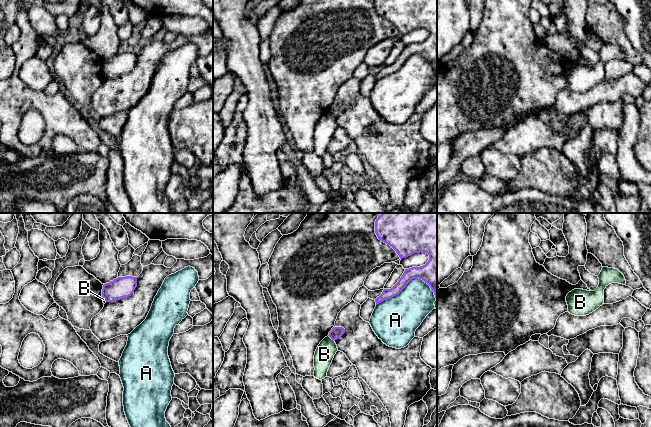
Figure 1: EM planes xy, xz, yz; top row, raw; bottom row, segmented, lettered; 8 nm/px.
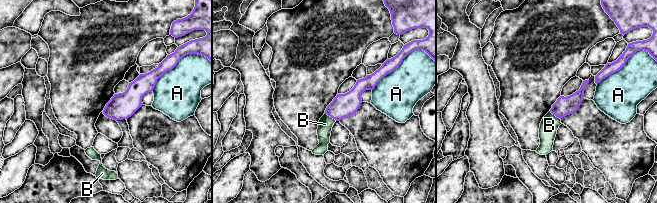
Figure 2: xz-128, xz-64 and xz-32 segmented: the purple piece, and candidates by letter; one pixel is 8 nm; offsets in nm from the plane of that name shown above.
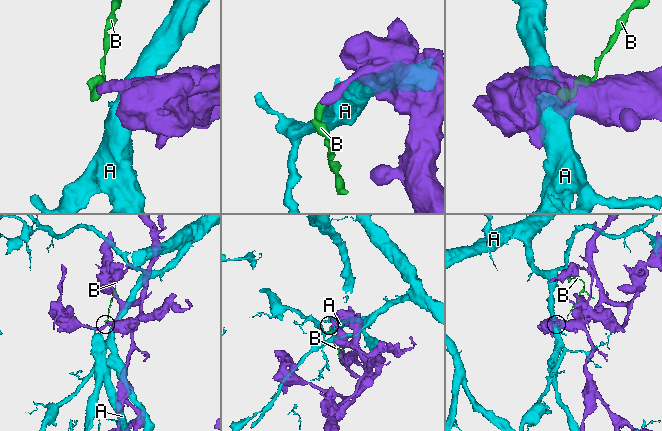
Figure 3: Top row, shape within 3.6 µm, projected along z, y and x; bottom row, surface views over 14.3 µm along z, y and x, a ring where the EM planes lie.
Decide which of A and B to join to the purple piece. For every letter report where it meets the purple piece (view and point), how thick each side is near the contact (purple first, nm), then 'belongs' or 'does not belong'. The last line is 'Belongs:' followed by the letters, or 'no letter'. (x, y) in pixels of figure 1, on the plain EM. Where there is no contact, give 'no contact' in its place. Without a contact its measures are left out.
A: contact xz (408, 58); calibres 220 and 320 nm; does not belong
B: contact xz (331, 114); calibres 90 and 160 nm; does not belong
Belongs: no letter

